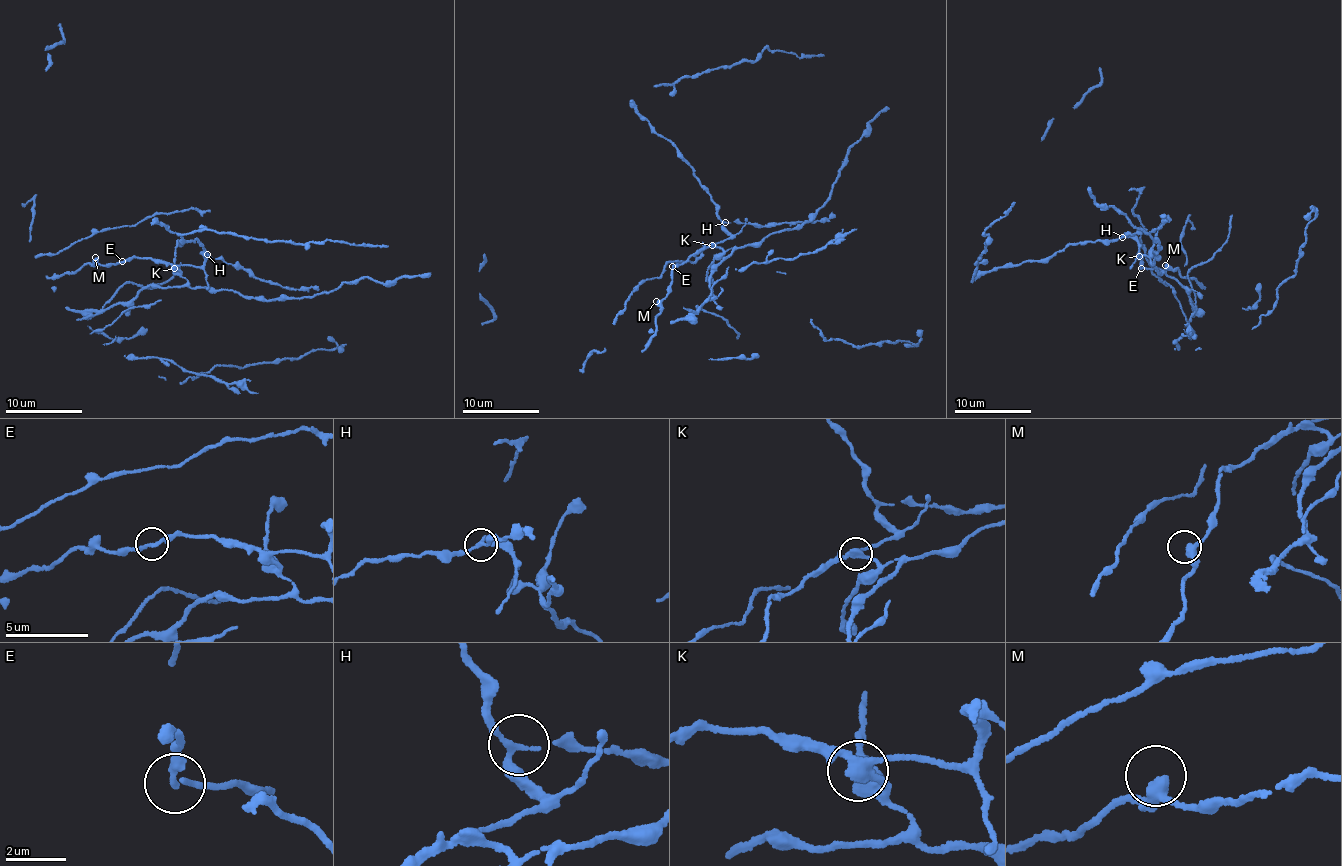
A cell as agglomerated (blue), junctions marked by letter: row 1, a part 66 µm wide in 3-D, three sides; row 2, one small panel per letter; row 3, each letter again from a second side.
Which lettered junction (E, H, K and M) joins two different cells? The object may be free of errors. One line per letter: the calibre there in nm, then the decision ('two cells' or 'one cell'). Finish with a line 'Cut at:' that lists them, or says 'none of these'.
E: calibre 200 nm; one cell
H: calibre 180 nm; one cell
K: calibre 300 nm; two cells
M: calibre 360 nm; one cell
Cut at: K

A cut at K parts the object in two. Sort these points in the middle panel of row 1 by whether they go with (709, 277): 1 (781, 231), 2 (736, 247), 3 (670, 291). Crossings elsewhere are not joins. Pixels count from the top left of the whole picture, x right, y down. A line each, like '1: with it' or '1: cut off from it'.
1: with it
2: with it
3: cut off from it

